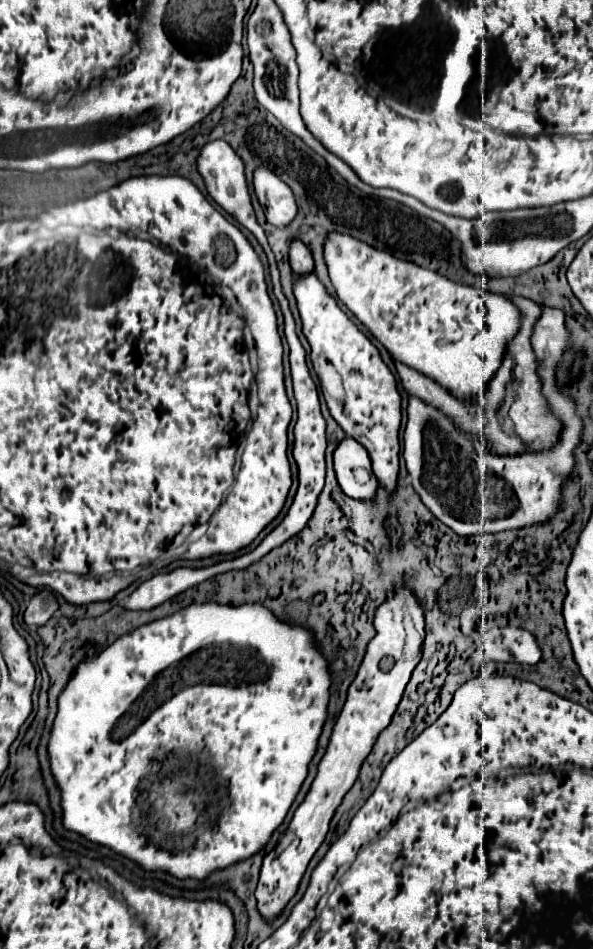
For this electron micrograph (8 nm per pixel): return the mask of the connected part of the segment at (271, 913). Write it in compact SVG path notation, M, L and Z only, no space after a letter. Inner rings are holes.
M398 588L376 610L374 628L378 634L370 640L358 674L350 684L348 700L334 724L326 754L318 764L318 774L312 782L312 788L308 790L304 802L296 808L288 830L280 836L278 844L262 860L256 900L260 914L266 914L266 918L276 918L288 904L288 900L296 894L296 888L306 872L310 858L326 838L328 824L336 808L342 804L342 798L346 796L348 788L352 788L354 780L358 778L360 766L370 754L378 734L390 724L392 714L396 712L402 692L410 680L410 674L420 662L424 640L424 614L416 596L410 590ZM384 660L392 662L390 668L380 666Z

